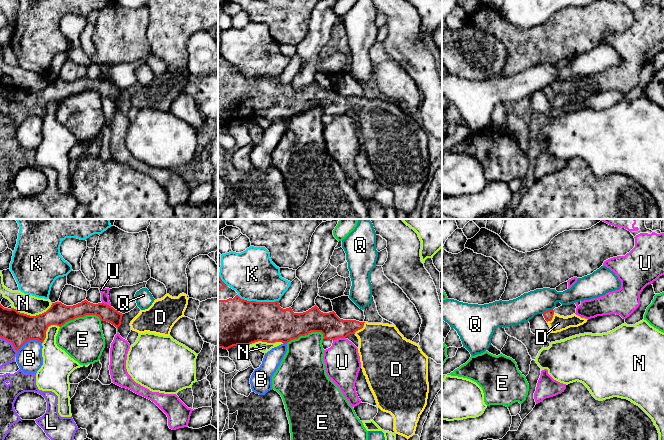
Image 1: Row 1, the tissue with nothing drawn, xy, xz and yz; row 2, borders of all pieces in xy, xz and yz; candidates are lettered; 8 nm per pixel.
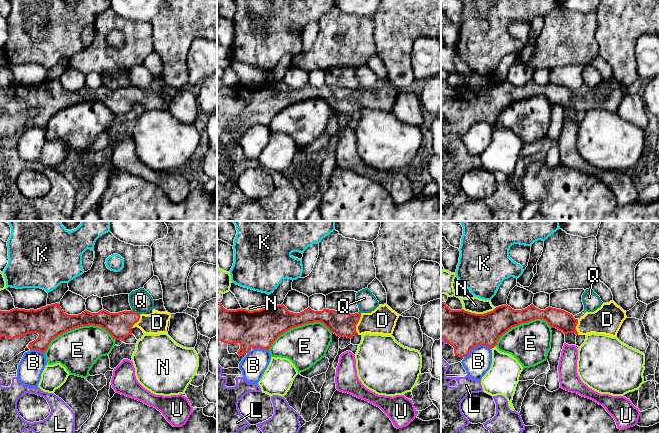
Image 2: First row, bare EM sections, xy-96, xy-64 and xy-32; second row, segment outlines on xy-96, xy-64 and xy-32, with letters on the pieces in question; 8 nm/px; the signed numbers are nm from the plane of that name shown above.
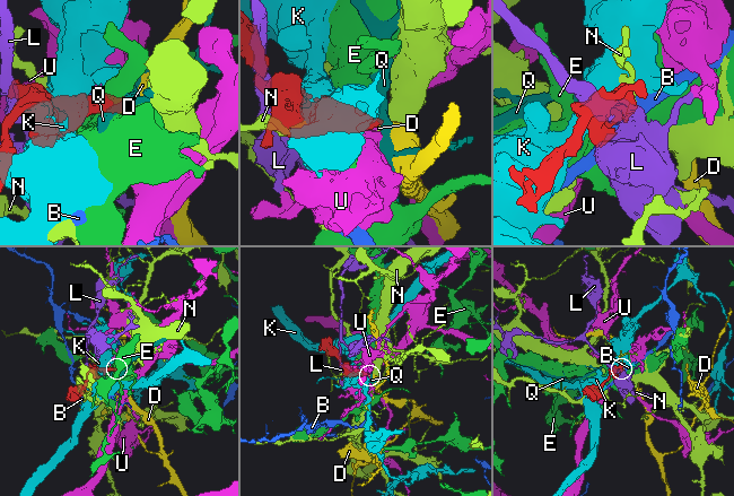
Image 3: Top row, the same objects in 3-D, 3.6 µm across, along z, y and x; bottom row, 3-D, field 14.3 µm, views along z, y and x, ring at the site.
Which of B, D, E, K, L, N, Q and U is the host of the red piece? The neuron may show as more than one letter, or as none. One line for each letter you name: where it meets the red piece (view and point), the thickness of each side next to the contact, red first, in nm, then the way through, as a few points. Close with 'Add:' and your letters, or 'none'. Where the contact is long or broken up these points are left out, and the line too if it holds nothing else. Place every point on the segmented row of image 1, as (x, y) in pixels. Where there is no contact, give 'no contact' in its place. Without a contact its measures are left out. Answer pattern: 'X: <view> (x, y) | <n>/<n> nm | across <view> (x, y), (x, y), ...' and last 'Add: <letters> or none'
D: xz (360, 328) | 190/380 nm | across xz (330, 325), (332, 327), (360, 328), (382, 348)
Add: D

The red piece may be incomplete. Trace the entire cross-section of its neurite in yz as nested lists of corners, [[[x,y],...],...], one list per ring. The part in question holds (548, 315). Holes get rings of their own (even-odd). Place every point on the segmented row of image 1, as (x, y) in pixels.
[[[547,310],[543,313],[545,320],[547,321],[552,333],[561,332],[570,327],[578,327],[587,322],[588,319],[581,318],[580,316],[573,314],[571,316],[560,316],[554,313],[554,310]]]

